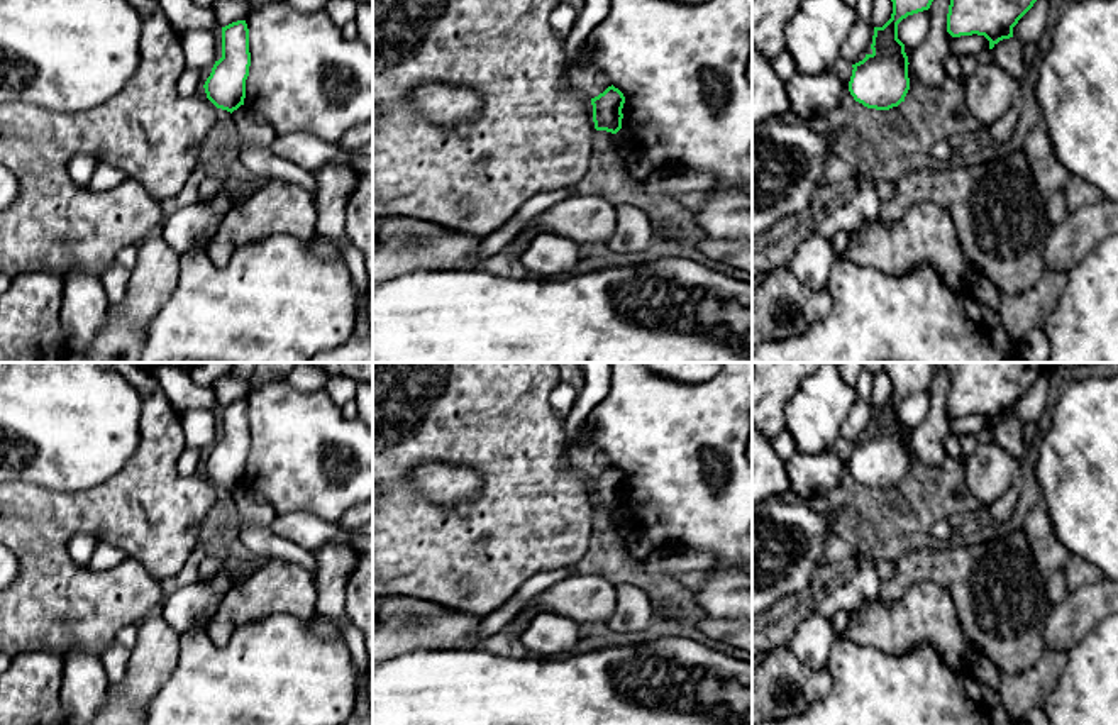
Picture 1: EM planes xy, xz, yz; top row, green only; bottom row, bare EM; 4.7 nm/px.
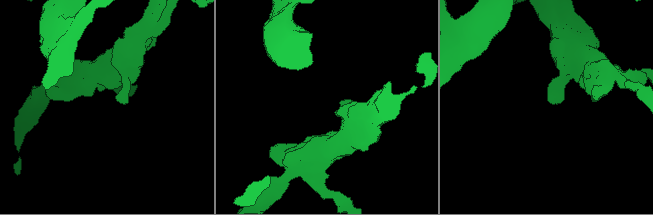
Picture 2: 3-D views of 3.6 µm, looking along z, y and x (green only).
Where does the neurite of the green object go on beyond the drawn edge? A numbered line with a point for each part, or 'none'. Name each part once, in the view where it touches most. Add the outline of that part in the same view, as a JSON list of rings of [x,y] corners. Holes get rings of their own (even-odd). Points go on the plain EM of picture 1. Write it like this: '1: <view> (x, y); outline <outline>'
none

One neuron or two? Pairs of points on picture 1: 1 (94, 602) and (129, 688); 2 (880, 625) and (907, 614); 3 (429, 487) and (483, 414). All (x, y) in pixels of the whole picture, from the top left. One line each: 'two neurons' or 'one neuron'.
1: two neurons
2: one neuron
3: two neurons

